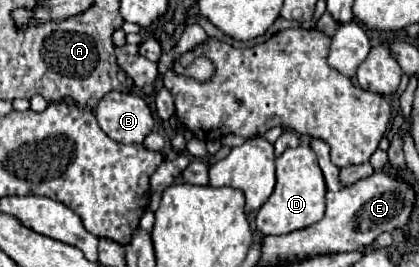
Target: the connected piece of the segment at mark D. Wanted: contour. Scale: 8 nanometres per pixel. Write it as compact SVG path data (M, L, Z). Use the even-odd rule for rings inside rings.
M310 146L290 148L276 158L276 186L270 198L260 206L256 214L256 230L260 234L288 234L300 228L308 228L324 216L326 182L318 166L316 154Z

